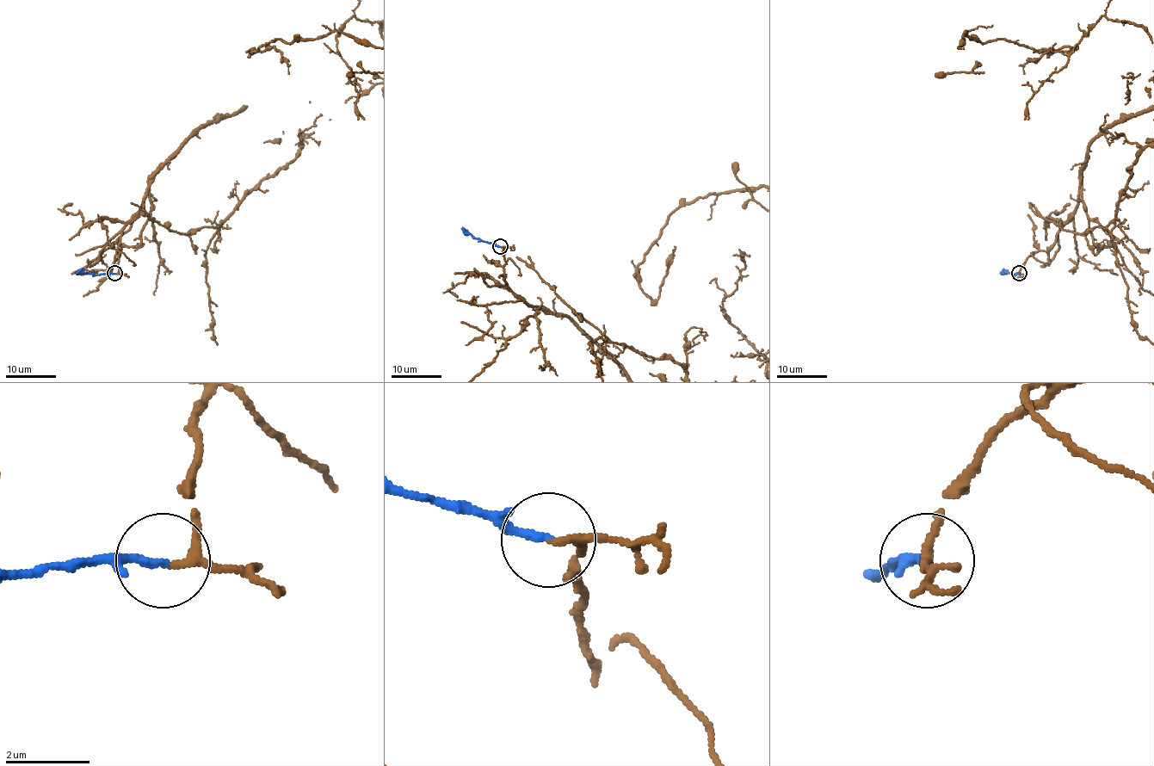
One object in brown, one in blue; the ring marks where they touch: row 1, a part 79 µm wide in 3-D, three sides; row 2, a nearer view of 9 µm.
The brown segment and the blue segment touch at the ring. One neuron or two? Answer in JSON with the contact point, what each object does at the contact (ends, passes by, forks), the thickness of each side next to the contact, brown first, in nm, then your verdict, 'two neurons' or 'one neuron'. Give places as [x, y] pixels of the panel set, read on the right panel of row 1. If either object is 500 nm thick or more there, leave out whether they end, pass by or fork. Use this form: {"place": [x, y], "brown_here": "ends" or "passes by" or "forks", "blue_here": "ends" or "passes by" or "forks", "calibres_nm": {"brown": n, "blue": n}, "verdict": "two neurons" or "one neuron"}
{"place": [1019, 273], "brown_here": "passes by", "blue_here": "ends", "calibres_nm": {"brown": 140, "blue": 180}, "verdict": "one neuron"}

